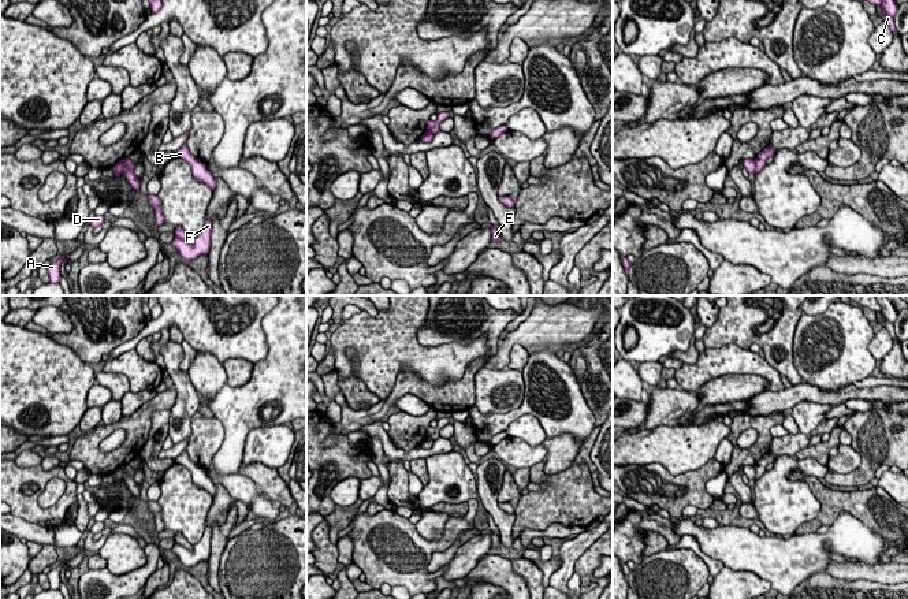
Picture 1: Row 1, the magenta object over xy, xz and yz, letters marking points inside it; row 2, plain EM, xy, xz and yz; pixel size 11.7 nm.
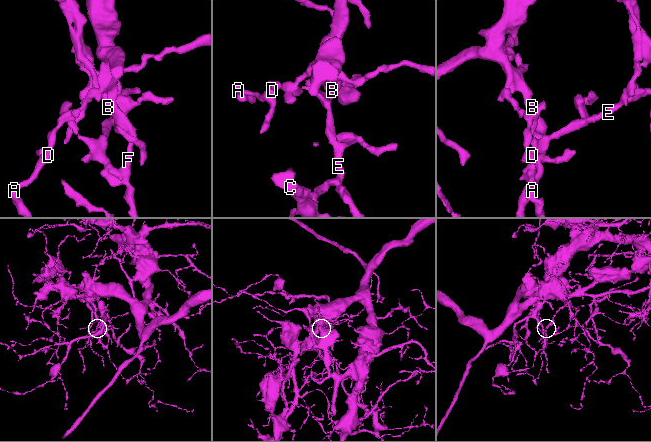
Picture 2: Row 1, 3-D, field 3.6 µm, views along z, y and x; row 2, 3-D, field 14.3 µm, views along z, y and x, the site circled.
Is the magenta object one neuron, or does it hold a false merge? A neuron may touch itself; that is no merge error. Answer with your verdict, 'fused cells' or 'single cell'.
fused cells

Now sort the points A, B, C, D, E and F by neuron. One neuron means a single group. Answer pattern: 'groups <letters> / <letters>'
groups A B D F / C E

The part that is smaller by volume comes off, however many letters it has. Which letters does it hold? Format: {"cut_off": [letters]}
{"cut_off": ["C", "E"]}

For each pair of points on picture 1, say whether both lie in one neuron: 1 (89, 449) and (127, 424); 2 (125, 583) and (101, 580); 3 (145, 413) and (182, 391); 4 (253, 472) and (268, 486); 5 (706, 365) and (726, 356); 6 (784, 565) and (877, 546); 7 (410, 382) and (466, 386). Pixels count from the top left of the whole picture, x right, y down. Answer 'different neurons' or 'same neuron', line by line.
1: same neuron
2: same neuron
3: different neurons
4: same neuron
5: same neuron
6: same neuron
7: same neuron

